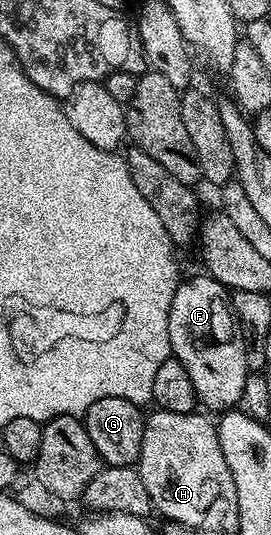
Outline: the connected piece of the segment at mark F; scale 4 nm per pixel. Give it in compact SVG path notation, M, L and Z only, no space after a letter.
M206 274L191 276L177 286L173 294L173 306L169 306L169 342L174 359L189 370L189 378L193 381L193 390L197 390L197 398L202 407L212 408L215 414L222 414L234 409L243 399L245 382L249 375L247 369L247 344L243 341L244 329L241 327L231 305L231 292L221 282Z

